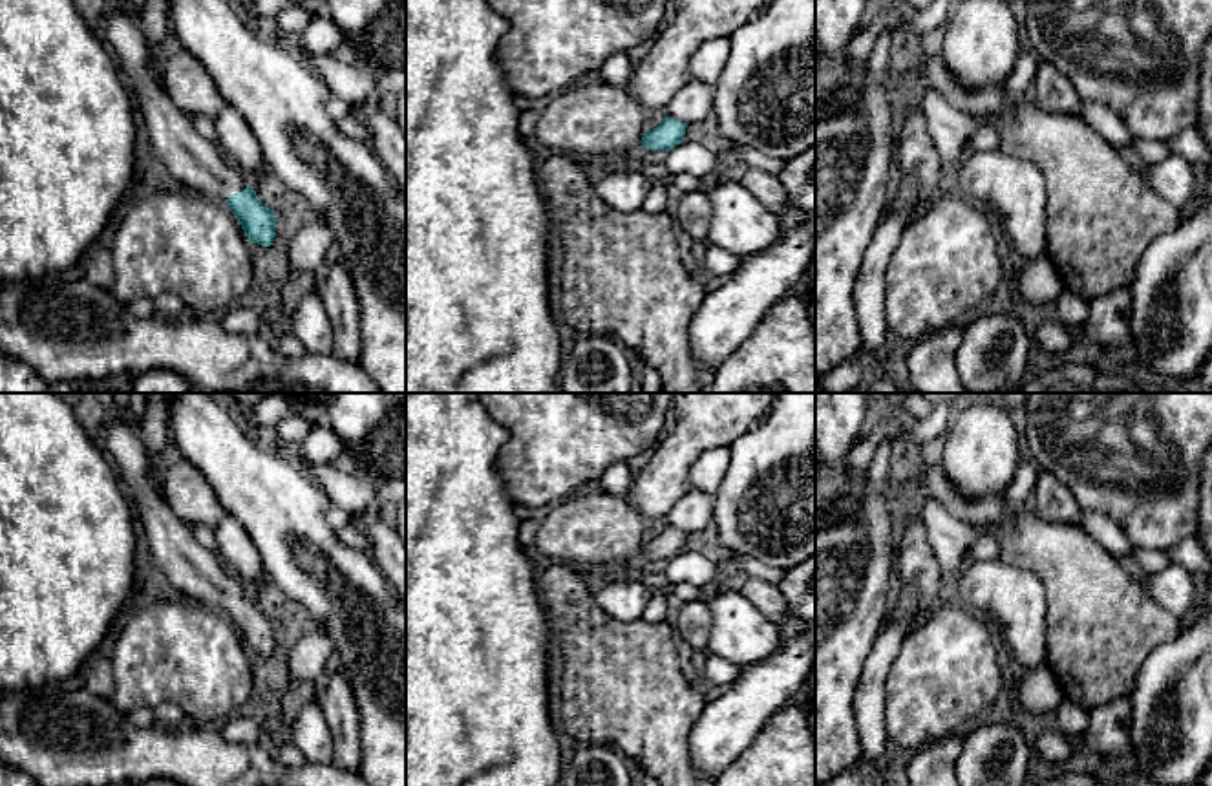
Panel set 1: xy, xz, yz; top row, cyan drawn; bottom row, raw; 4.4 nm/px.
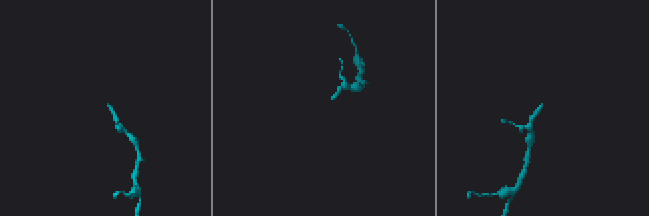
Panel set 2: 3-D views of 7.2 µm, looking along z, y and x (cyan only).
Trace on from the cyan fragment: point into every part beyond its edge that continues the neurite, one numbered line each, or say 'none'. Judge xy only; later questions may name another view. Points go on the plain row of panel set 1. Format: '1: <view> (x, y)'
1: xy (194, 573)

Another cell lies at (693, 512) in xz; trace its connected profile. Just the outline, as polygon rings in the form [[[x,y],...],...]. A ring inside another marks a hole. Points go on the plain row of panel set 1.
[[[695,488],[684,495],[673,510],[664,517],[665,526],[686,534],[702,532],[711,526],[713,494]]]

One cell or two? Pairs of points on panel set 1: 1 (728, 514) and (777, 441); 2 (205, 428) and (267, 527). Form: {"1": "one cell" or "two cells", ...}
{"1": "one cell", "2": "one cell"}

